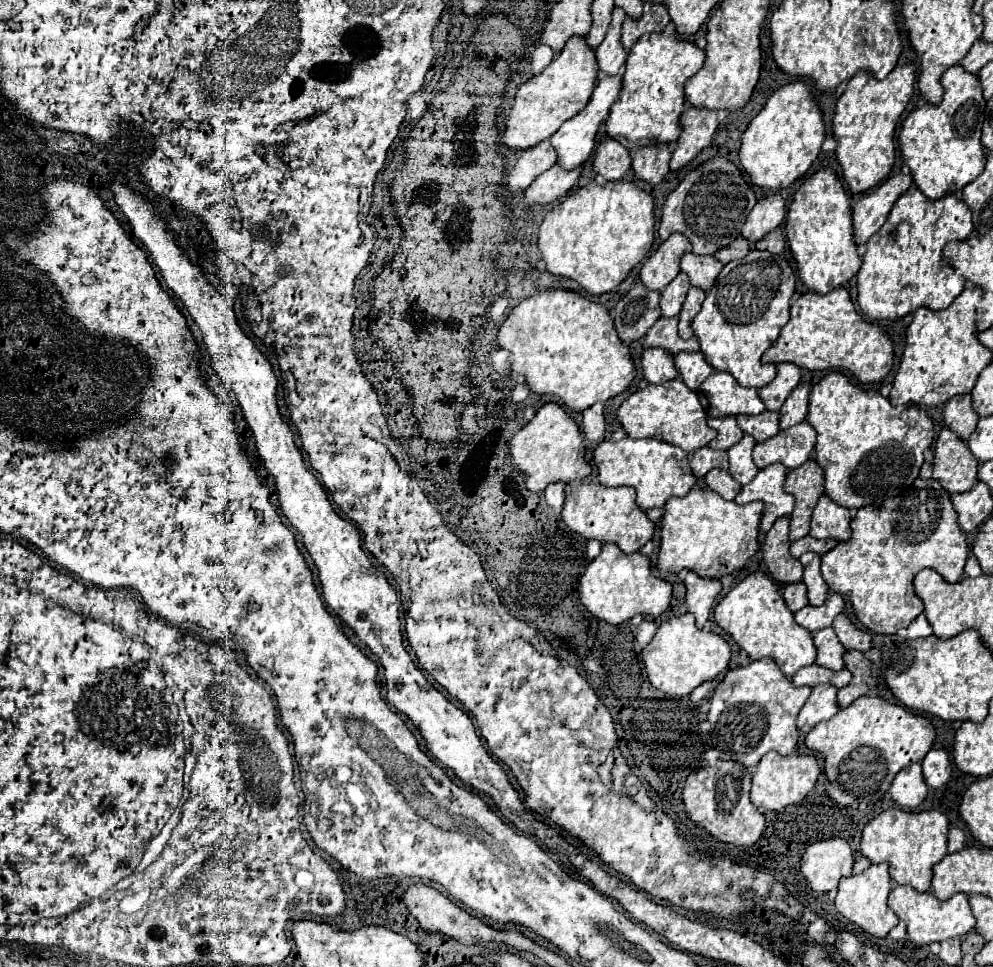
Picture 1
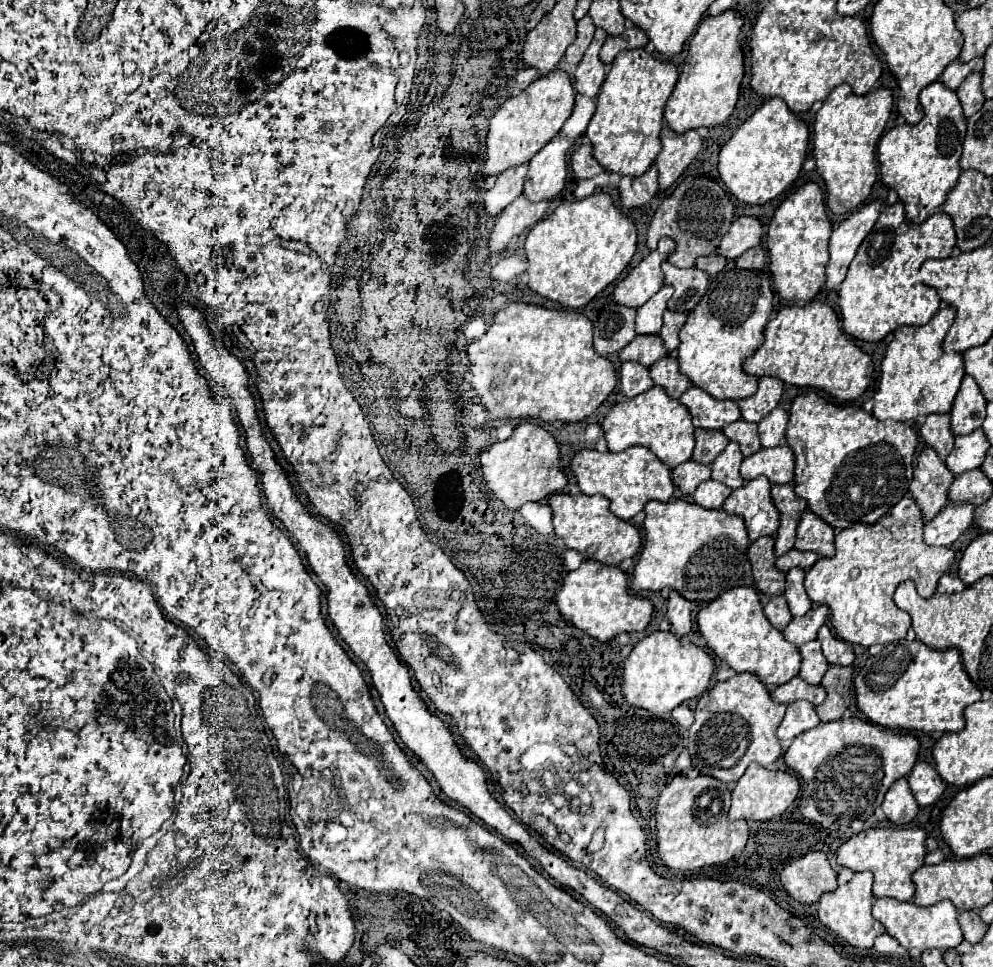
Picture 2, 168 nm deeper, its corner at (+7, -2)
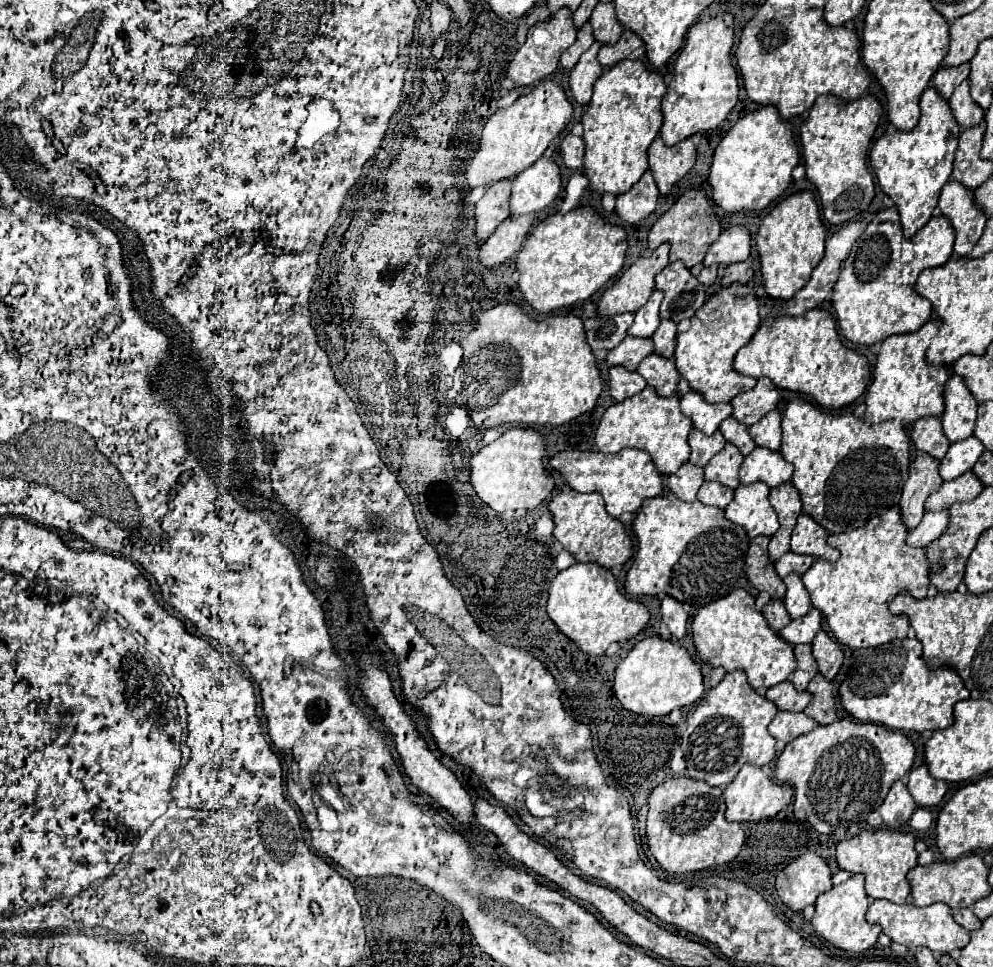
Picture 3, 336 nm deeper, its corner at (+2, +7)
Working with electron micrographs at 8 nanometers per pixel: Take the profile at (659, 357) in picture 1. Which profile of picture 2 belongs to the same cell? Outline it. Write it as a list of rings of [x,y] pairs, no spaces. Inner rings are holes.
[[[623,362],[619,368],[619,390],[625,398],[635,398],[637,394],[653,388],[649,370],[637,362]]]

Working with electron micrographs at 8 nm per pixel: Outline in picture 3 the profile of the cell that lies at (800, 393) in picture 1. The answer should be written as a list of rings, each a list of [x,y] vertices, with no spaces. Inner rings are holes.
[[[774,409],[768,415],[764,415],[758,423],[750,427],[750,435],[756,441],[756,445],[766,447],[766,449],[778,449],[780,447],[780,437],[782,437],[782,411]]]

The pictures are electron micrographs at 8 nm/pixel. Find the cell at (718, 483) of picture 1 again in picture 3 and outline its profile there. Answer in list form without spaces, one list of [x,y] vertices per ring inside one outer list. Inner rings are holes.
[[[704,481],[698,491],[698,501],[702,501],[704,505],[720,507],[720,509],[724,509],[732,501],[732,497],[734,497],[734,491],[718,481]]]

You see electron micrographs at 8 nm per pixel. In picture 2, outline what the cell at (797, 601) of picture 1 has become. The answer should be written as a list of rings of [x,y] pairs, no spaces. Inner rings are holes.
[[[783,596],[771,598],[765,606],[765,616],[769,616],[771,626],[775,626],[777,630],[783,630],[791,622],[791,612],[789,612],[785,598]]]

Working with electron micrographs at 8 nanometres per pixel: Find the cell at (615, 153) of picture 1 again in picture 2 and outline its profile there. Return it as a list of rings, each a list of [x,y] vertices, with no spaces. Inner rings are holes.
[[[589,144],[577,146],[577,148],[571,152],[571,156],[569,156],[569,164],[571,164],[573,174],[575,174],[579,180],[585,180],[585,178],[591,178],[591,176],[603,172],[601,164],[599,164],[599,162],[593,162],[593,154],[591,154],[591,146],[589,146]]]

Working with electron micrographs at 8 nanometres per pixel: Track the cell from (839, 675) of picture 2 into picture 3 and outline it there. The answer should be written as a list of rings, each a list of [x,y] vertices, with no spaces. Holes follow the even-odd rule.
[[[818,673],[814,681],[810,681],[808,689],[810,693],[814,693],[814,701],[810,701],[804,713],[808,717],[814,717],[818,725],[834,723],[838,719],[838,697],[834,691],[834,683],[822,677],[822,673]]]

